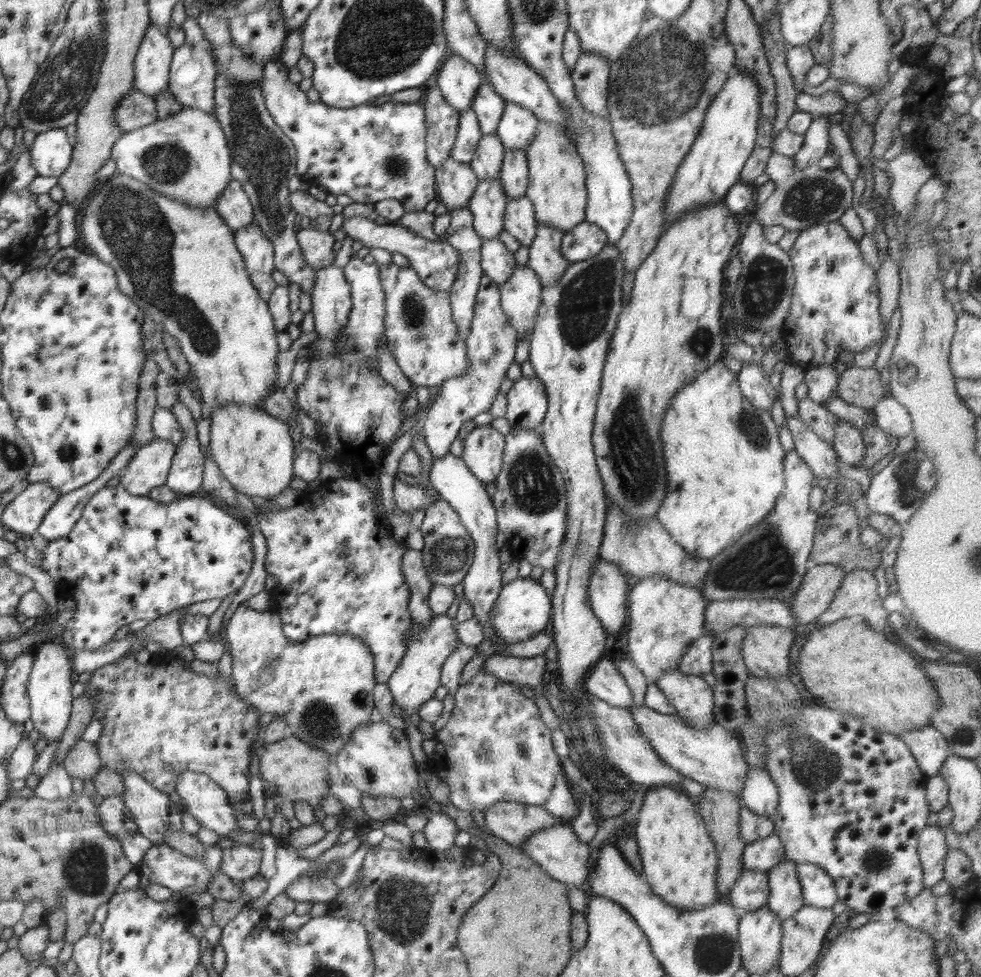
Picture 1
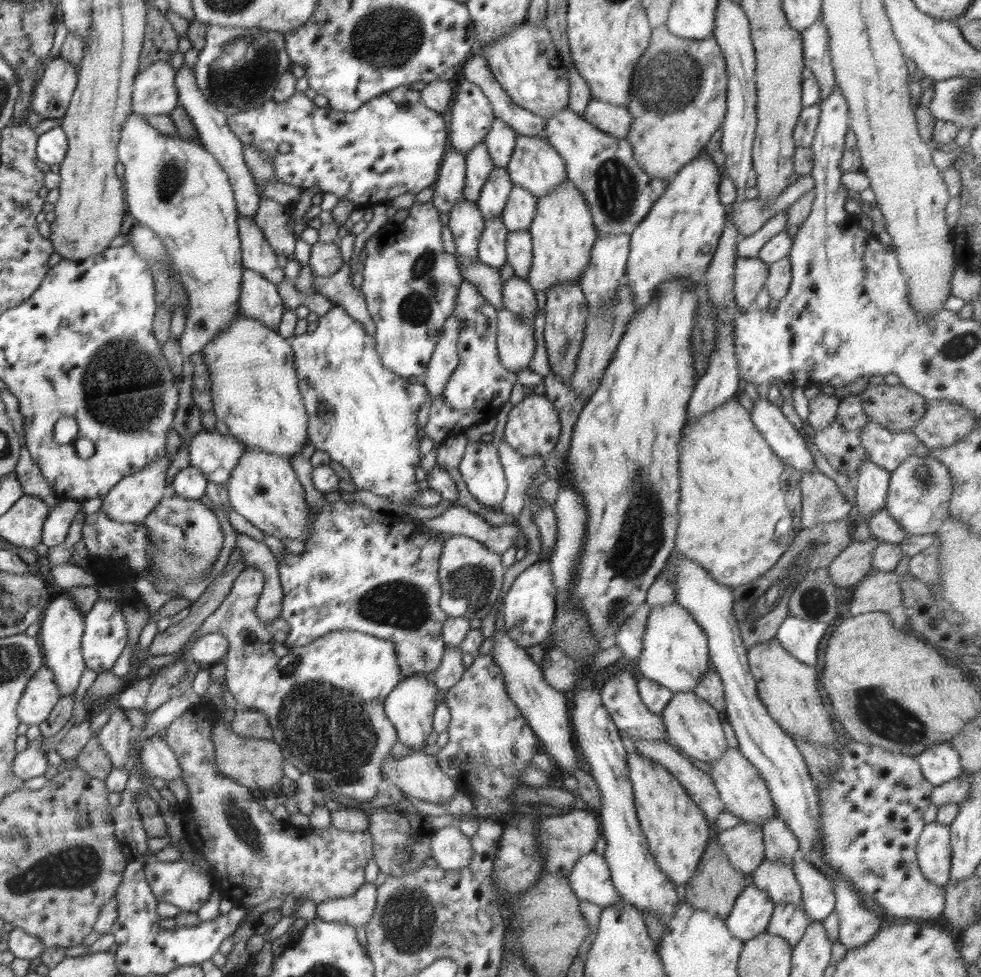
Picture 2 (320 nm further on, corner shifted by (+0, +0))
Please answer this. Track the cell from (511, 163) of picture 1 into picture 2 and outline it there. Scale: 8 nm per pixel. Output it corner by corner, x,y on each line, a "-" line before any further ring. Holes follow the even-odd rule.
513,186
506,206
502,210
502,221
509,232
529,230
536,215
538,199
525,188

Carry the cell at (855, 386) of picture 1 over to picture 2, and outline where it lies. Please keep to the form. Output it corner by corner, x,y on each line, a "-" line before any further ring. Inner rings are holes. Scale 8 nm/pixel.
870,384
856,396
869,420
890,431
911,431
926,413
925,398
902,384

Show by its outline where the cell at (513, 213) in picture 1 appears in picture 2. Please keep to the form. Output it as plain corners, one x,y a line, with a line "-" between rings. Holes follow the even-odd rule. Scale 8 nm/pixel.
528,230
509,232
506,241
507,263
518,278
527,278
532,266
533,240

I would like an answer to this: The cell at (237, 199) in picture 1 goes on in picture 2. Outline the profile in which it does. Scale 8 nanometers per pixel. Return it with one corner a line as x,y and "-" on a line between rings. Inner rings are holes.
238,216
241,240
241,263
245,268
259,272
264,278
278,285
284,278
284,270
278,265
277,255
265,239
261,228
244,217

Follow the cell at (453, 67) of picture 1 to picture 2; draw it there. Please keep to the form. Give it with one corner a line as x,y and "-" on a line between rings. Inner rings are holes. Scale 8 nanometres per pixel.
460,80
449,107
452,113
448,144
468,156
468,153
483,142
489,133
495,116
488,97
472,82

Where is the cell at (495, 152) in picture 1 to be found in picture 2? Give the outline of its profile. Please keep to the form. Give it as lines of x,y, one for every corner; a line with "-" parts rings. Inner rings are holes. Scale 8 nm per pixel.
495,166
476,202
484,219
498,218
502,215
512,187
507,167

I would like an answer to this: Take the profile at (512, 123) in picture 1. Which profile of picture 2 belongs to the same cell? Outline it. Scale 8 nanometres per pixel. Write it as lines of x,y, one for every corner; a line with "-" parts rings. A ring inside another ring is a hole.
518,134
514,152
506,167
513,186
529,190
537,199
552,192
567,179
564,159
544,137

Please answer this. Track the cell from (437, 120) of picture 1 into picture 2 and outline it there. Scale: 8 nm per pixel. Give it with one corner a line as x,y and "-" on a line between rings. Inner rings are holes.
448,144
435,184
432,186
431,201
438,209
439,215
449,214
455,204
463,199
465,166
465,156

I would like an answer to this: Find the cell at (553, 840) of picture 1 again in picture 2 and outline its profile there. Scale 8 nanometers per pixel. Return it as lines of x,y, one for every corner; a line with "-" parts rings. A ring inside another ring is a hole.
595,850
581,856
566,878
578,900
587,900
600,906
602,910
622,900
611,881
604,855

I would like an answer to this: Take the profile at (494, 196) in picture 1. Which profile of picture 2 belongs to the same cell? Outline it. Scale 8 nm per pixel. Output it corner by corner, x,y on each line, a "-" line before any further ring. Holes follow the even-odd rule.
502,216
484,219
485,227
478,245
480,262
500,269
507,262
506,241
509,230
504,226

